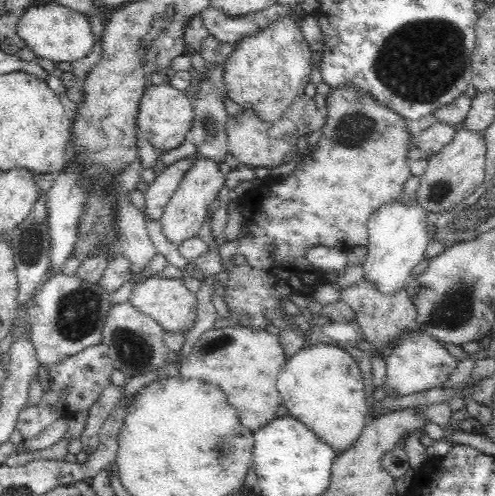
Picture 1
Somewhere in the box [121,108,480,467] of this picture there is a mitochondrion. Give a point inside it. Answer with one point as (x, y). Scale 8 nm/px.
(452, 311)

